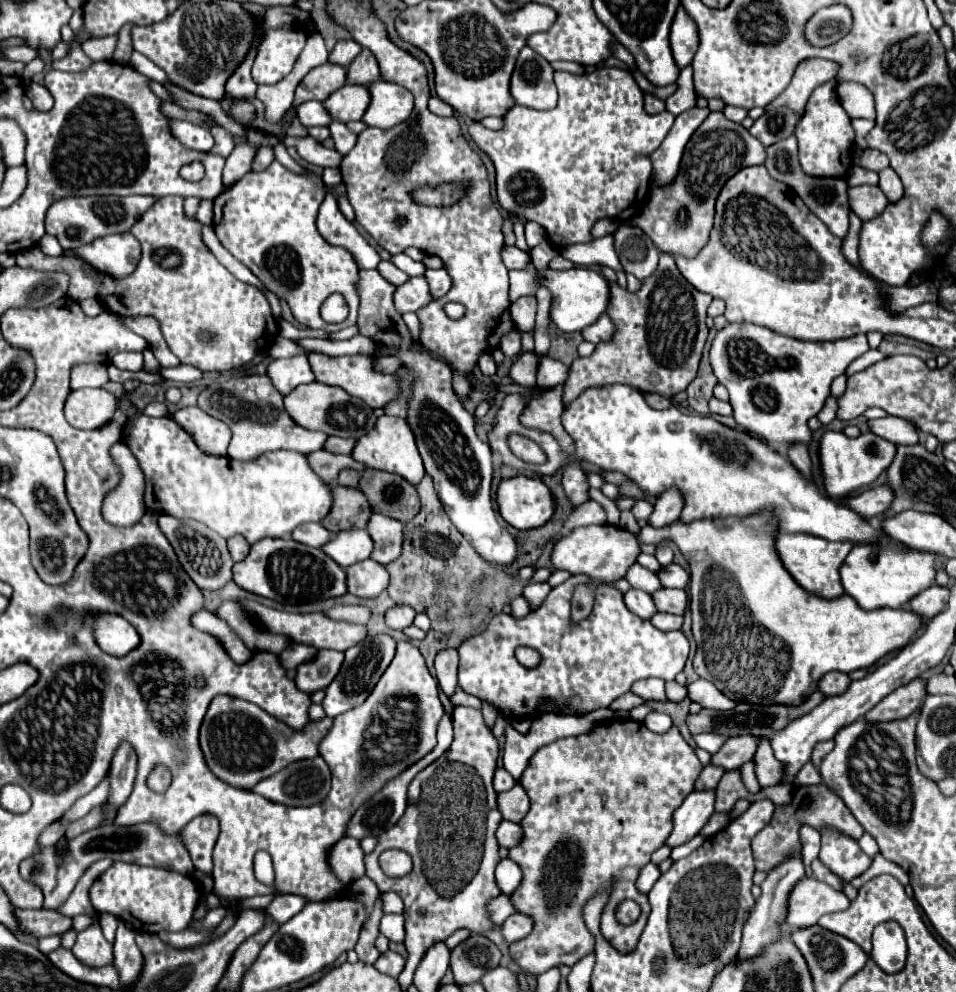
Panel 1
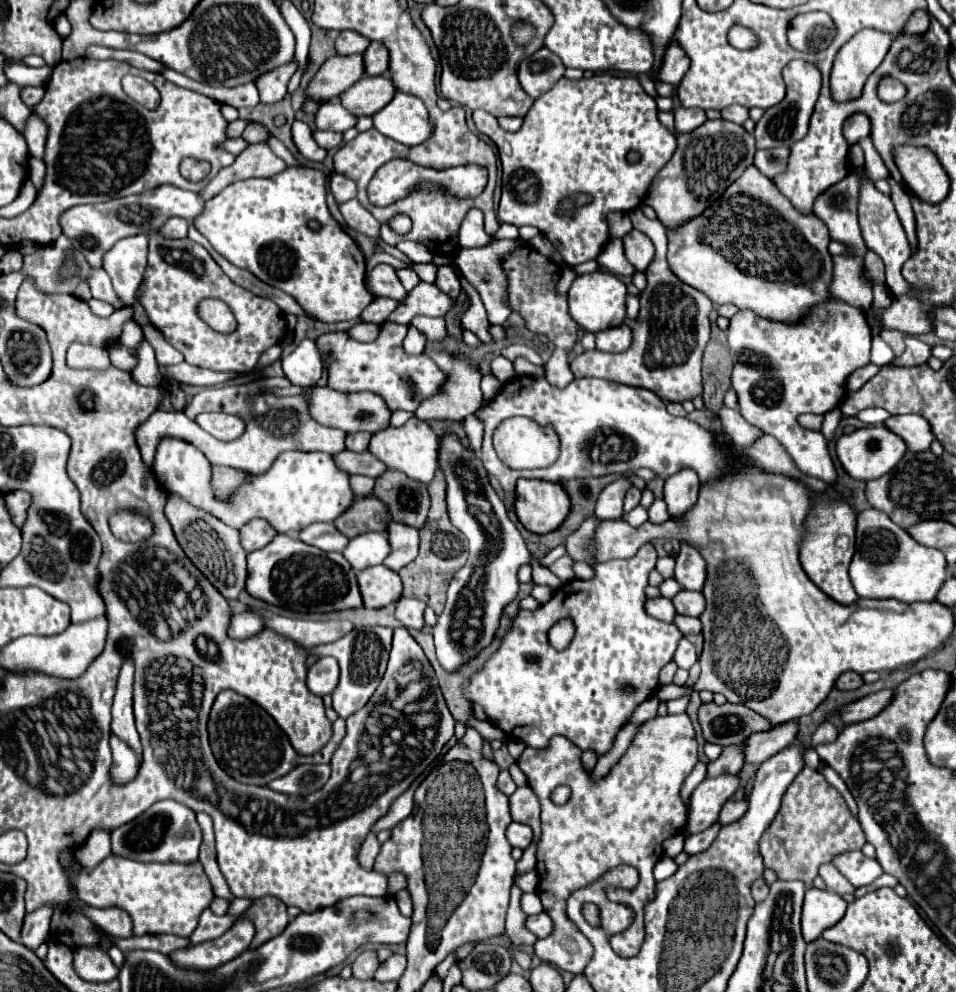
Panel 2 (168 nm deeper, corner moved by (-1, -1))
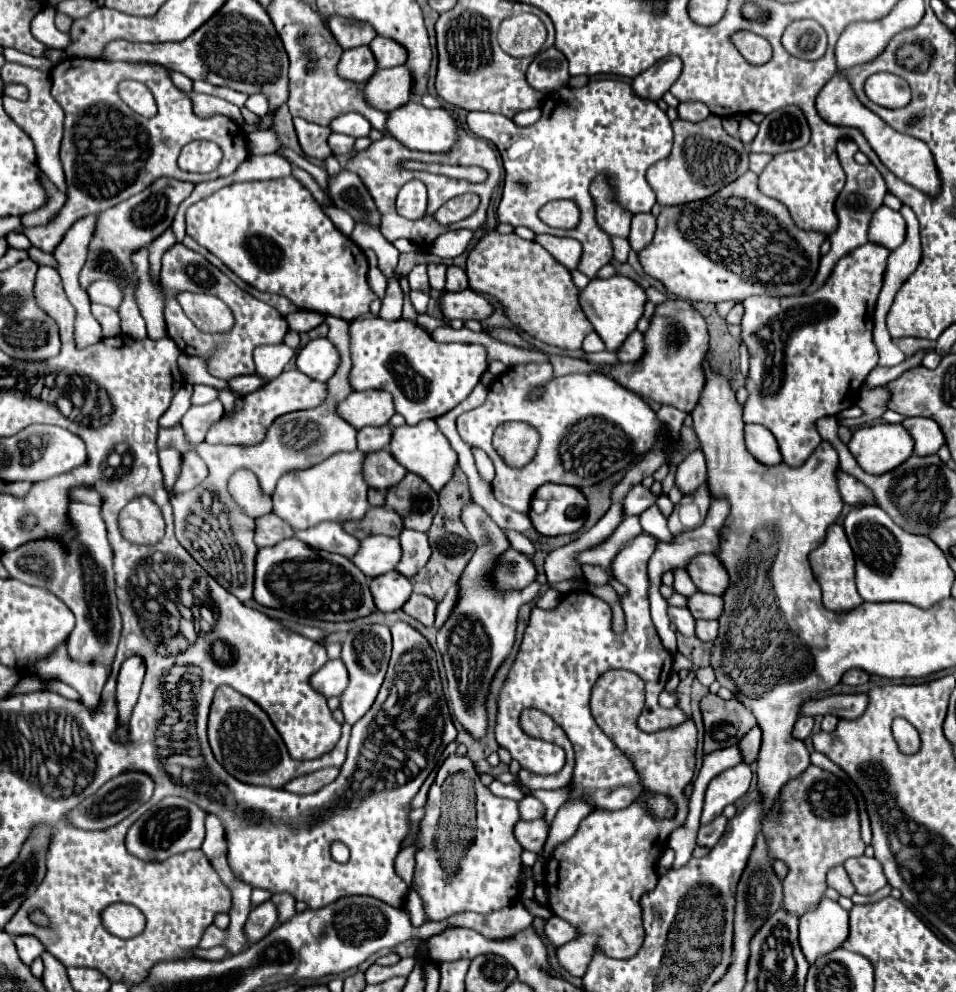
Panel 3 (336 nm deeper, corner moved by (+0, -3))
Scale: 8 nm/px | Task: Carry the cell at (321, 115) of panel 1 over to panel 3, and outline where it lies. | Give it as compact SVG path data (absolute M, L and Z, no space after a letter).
M348 113L348 115L340 115L330 123L334 133L348 133L352 137L368 137L372 131L372 125L368 123L368 119L356 115L356 113Z

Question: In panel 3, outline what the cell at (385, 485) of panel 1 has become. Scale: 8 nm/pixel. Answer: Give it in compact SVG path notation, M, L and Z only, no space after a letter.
M408 473L396 487L386 491L386 507L394 509L404 519L406 529L428 531L438 511L436 497L436 491L424 479L420 489L420 477Z

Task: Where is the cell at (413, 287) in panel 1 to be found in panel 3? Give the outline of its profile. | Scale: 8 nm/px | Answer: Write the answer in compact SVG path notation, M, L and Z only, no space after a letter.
M472 289L458 293L444 293L444 297L440 299L440 307L446 319L460 319L460 321L466 319L484 321L494 313L494 305Z

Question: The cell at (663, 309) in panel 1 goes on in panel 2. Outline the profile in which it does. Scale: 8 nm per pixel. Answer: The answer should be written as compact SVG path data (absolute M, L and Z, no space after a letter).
M641 209L631 211L633 227L647 233L655 245L655 259L645 271L647 287L641 291L641 309L637 319L625 317L625 325L633 333L633 343L623 353L603 353L599 349L585 351L571 361L571 371L577 379L599 377L615 383L645 387L657 393L663 401L685 401L701 395L701 357L709 341L709 313L713 303L707 295L679 281L667 265L667 231L657 219L647 219Z

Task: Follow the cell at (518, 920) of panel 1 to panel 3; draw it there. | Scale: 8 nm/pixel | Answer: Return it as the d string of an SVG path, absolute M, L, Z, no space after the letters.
M552 915L552 917L546 921L544 935L546 935L556 947L560 947L560 945L566 945L568 941L576 939L576 937L578 937L578 929L572 927L570 923L566 923L564 919Z

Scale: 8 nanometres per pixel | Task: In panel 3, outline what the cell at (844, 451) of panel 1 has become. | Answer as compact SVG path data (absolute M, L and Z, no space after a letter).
M876 423L854 431L848 449L866 473L882 475L912 455L914 441L902 425Z

